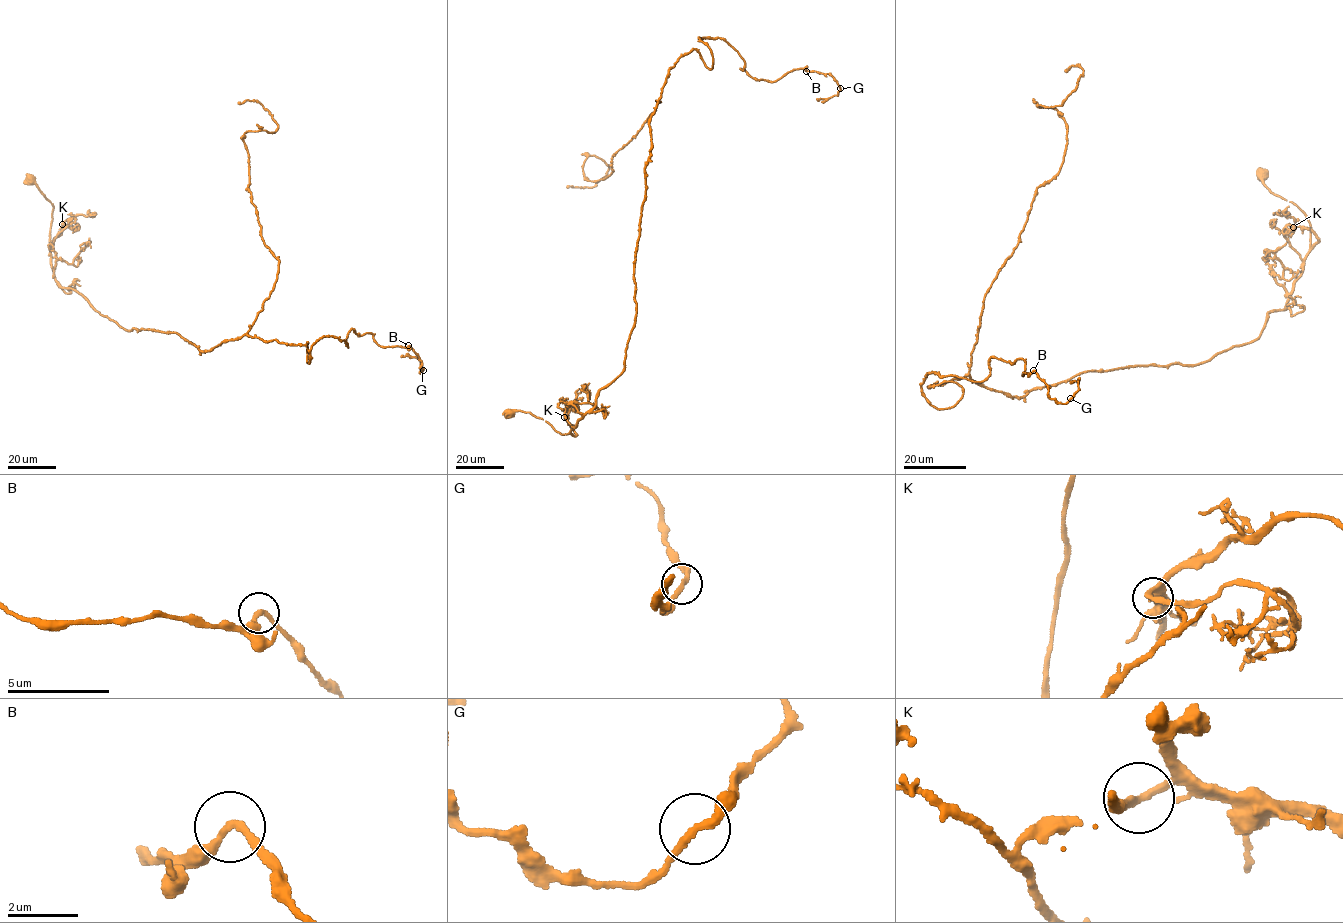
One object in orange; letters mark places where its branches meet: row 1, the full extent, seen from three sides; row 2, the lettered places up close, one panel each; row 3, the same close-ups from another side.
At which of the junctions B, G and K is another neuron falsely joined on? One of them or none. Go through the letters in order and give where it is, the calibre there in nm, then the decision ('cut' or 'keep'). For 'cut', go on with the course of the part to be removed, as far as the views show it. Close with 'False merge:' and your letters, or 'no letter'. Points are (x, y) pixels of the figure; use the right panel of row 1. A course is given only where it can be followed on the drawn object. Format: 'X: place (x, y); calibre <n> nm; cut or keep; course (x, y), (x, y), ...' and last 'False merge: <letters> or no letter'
B: place (1033, 370); calibre 220 nm; keep
G: place (1070, 398); calibre 200 nm; keep
K: place (1293, 227); calibre 240 nm; keep
False merge: no letter

